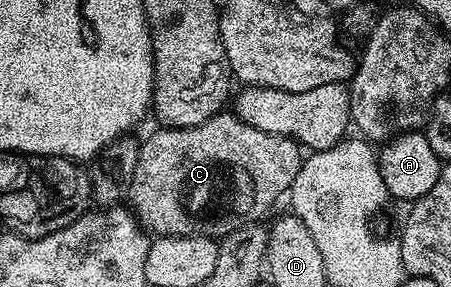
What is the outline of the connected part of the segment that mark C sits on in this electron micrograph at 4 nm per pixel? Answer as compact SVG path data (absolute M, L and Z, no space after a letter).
M231 111L215 113L205 123L188 129L159 127L156 130L148 135L147 142L140 144L137 171L133 171L129 186L129 205L144 230L160 237L226 235L244 223L258 222L263 219L259 217L270 211L271 204L290 190L305 160L298 141L249 127Z

